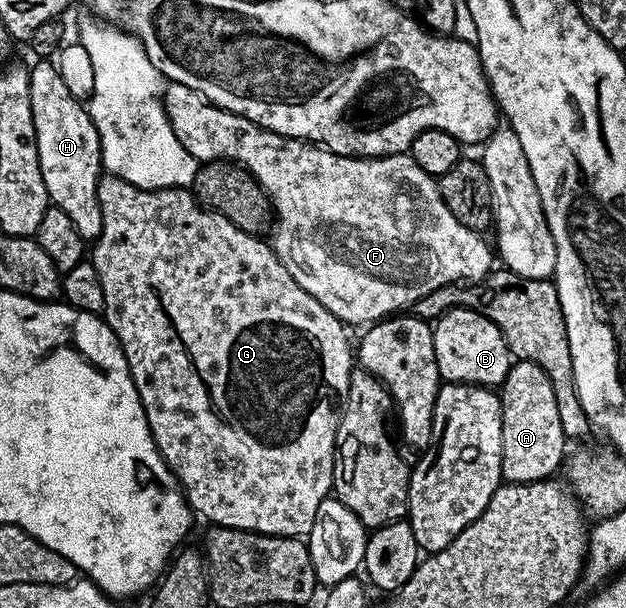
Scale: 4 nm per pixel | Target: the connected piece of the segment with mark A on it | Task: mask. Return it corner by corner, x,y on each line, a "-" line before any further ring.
515,361
501,384
500,397
502,400
502,482
545,482
553,479
557,475
554,473
557,470
559,473
567,457
568,439
560,424
560,412
556,409
556,392
552,392
552,380
548,380
544,368
531,362

